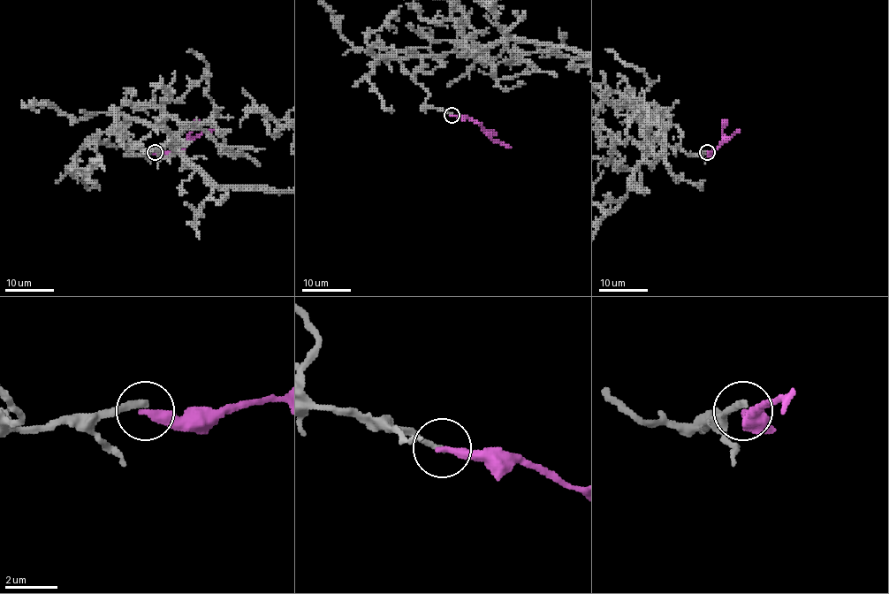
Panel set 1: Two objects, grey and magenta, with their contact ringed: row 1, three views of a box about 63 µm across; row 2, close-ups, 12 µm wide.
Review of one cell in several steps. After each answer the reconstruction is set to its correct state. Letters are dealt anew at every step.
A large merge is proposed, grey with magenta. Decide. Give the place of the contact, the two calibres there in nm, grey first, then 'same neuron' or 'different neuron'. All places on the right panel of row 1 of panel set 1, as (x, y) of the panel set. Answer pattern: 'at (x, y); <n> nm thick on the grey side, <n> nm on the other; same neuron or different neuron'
at (707, 152); 220 nm thick on the grey side, 320 nm on the other; different neuron

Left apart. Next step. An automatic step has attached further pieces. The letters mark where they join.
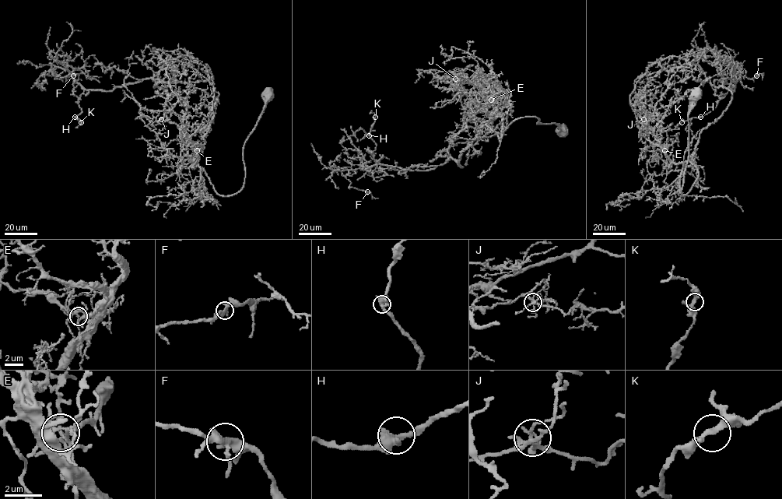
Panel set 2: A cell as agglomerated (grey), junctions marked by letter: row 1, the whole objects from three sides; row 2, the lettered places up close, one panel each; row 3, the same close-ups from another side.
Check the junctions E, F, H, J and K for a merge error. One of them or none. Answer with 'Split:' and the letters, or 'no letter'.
Split: E

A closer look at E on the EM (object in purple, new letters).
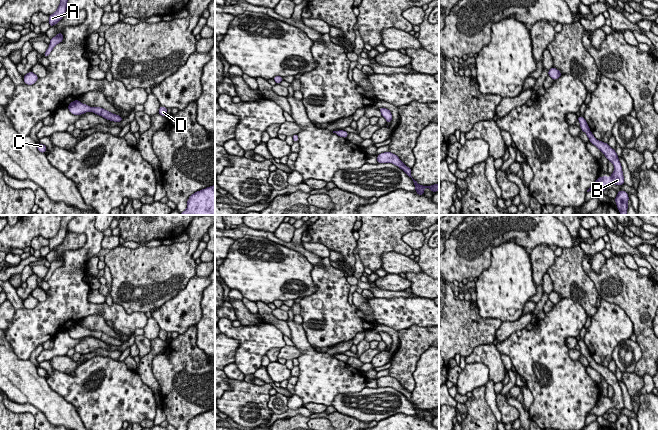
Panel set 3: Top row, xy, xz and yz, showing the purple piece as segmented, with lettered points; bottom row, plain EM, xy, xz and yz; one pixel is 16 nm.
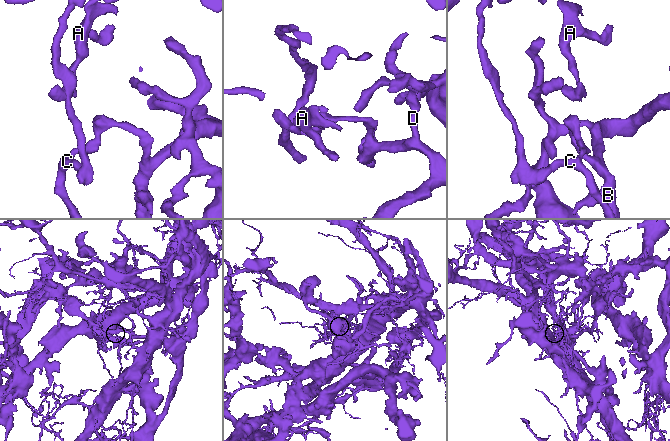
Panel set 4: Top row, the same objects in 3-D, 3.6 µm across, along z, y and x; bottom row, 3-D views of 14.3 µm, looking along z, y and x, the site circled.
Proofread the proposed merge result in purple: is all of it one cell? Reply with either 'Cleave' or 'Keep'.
Cleave

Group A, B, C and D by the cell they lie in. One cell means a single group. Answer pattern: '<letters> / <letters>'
A C / B D

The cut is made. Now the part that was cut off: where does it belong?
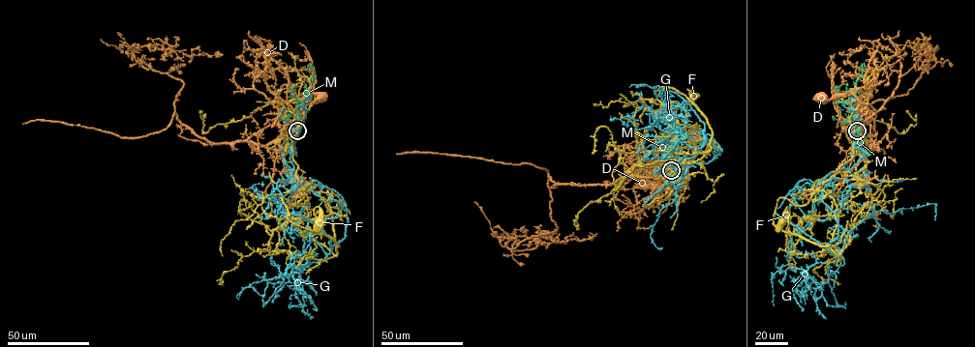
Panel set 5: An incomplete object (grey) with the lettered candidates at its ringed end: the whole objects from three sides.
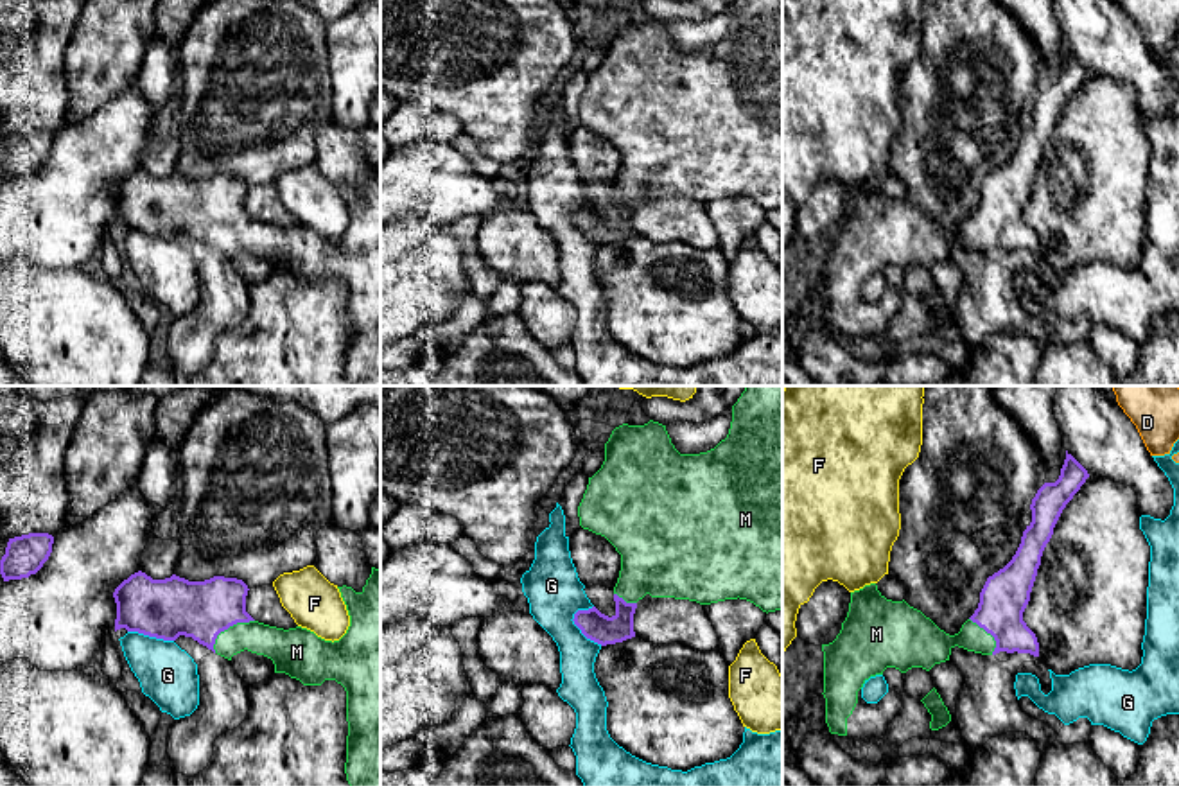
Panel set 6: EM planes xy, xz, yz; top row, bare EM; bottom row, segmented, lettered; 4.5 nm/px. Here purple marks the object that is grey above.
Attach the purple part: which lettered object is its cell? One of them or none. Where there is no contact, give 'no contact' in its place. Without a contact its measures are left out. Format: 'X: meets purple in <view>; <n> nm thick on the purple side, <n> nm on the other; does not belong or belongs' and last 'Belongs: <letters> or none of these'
D: no contact; does not belong
F: no contact; does not belong
G: meets purple in xz; 130 nm thick on the purple side, 260 nm on the other; does not belong
M: meets purple in xy; 260 nm thick on the purple side, 150 nm on the other; belongs
Belongs: M

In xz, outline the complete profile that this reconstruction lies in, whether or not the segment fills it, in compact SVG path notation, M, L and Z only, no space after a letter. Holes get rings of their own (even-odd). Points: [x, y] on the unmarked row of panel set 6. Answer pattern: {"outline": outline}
{"outline": "M736 0L727 36L700 52L680 52L666 23L653 18L616 25L605 41L601 66L589 75L578 115L583 127L605 135L621 153L616 212L608 215L592 205L578 208L572 217L587 237L601 244L635 235L633 212L646 192L700 203L739 196L766 212L782 208L782 0Z"}

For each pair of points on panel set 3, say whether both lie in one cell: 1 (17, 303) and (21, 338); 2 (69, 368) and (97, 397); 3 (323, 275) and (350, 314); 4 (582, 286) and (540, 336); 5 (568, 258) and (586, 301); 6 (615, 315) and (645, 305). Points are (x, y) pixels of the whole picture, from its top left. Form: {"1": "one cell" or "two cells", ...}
{"1": "two cells", "2": "two cells", "3": "one cell", "4": "two cells", "5": "one cell", "6": "two cells"}

